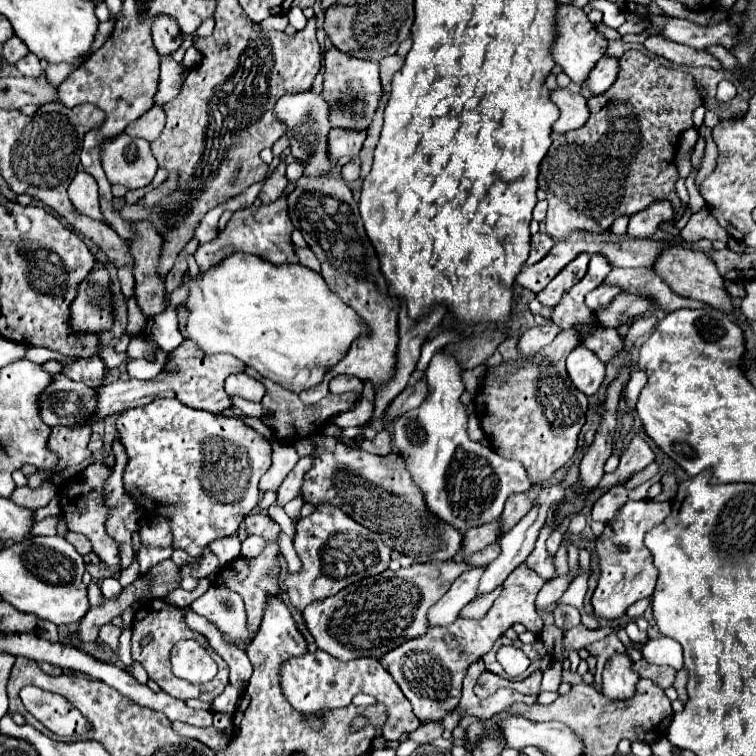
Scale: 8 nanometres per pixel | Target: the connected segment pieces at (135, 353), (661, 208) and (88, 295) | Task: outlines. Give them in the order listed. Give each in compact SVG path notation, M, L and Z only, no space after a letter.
M138 336L138 338L132 338L132 342L130 342L126 354L128 354L130 358L144 358L144 356L156 354L156 352L158 352L158 346L156 346L154 340Z
M666 200L656 202L650 208L634 214L630 218L630 222L628 222L628 236L632 236L632 238L650 238L658 230L658 226L662 222L668 222L672 218L674 216L672 216L670 202L666 202Z
M96 262L88 278L80 284L78 296L72 302L72 324L86 332L104 334L112 326L112 296L110 296L110 274Z

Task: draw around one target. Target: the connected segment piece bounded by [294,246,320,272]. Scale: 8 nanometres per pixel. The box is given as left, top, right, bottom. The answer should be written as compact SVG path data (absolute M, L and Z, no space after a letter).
M294 246L294 252L296 252L296 256L300 258L300 264L302 266L306 266L306 268L310 268L310 270L314 270L314 272L320 272L320 262L318 262L318 258L314 256L314 252L306 246L306 248L298 248L298 246Z

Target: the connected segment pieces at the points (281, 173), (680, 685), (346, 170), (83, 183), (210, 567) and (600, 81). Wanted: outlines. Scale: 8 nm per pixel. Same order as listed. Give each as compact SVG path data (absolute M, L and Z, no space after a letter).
M280 162L274 170L274 174L264 182L262 186L262 192L260 192L260 200L262 204L270 204L274 200L278 200L282 194L284 194L284 188L286 188L288 180L286 180L286 164Z
M680 668L678 672L676 672L676 680L674 680L674 688L676 688L676 692L678 692L678 698L682 700L682 702L686 702L688 700L688 696L686 696L686 682L688 682L688 672L684 670L684 668Z
M352 158L348 164L342 166L342 178L346 182L354 182L354 180L358 180L358 176L360 176L360 160Z
M78 172L74 176L74 180L68 186L68 196L80 214L84 214L92 220L104 222L104 216L100 210L98 186L96 186L96 180L88 172Z
M206 548L202 554L202 564L190 564L190 566L192 566L192 576L196 576L196 578L210 576L218 568L218 558L214 556L214 552L210 548Z
M606 54L598 64L596 64L596 68L592 70L592 74L590 74L590 80L588 80L588 88L594 92L594 94L602 94L608 86L612 86L614 82L616 82L616 78L618 78L618 64L620 62L620 58L618 56L610 56L610 54Z

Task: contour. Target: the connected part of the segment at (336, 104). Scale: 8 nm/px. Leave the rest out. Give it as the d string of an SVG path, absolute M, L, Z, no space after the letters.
M330 48L324 52L324 94L332 102L330 122L332 126L364 130L372 122L372 116L382 98L382 84L380 84L380 64L354 58L350 54L340 52L338 48Z

